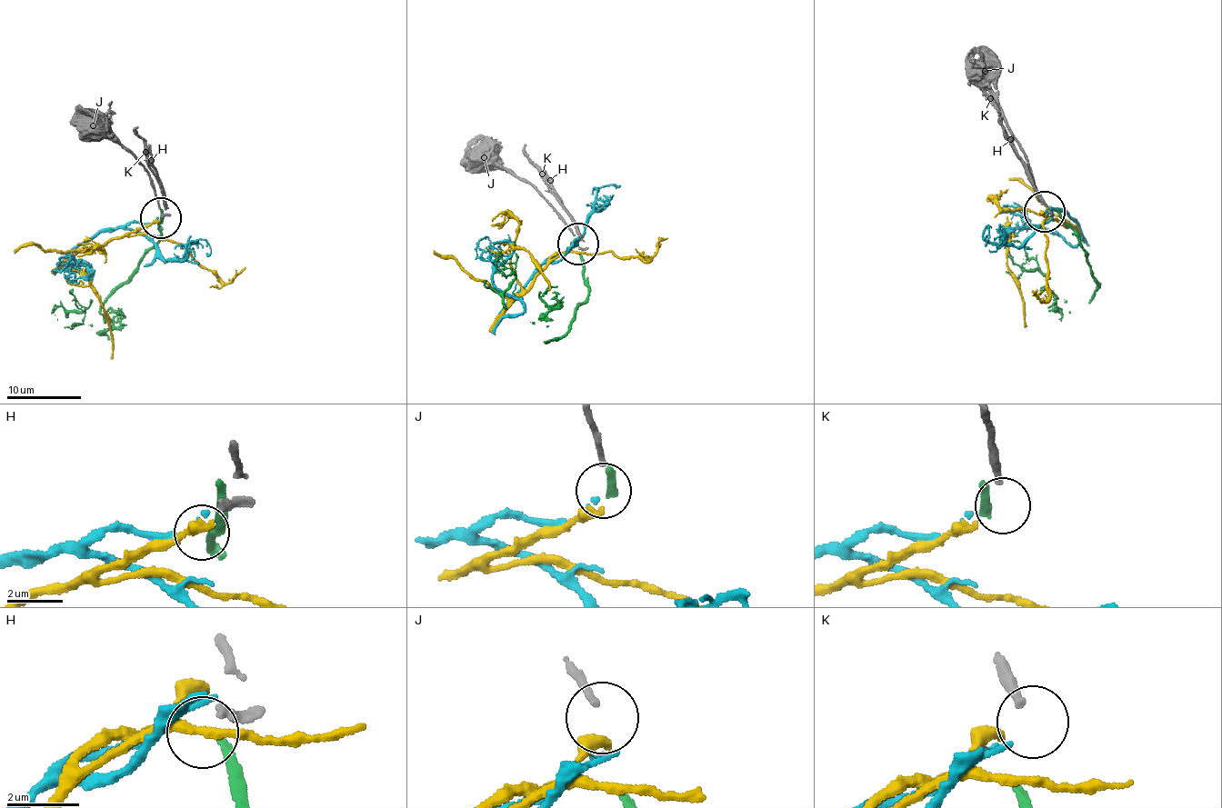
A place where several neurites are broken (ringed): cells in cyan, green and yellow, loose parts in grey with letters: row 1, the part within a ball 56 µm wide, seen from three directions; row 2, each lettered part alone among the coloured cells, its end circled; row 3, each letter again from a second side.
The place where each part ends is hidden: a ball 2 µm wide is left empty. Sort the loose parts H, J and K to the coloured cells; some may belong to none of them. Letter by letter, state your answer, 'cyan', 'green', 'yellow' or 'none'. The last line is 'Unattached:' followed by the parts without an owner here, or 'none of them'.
H: none
J: yellow
K: none
Unattached: H, K

